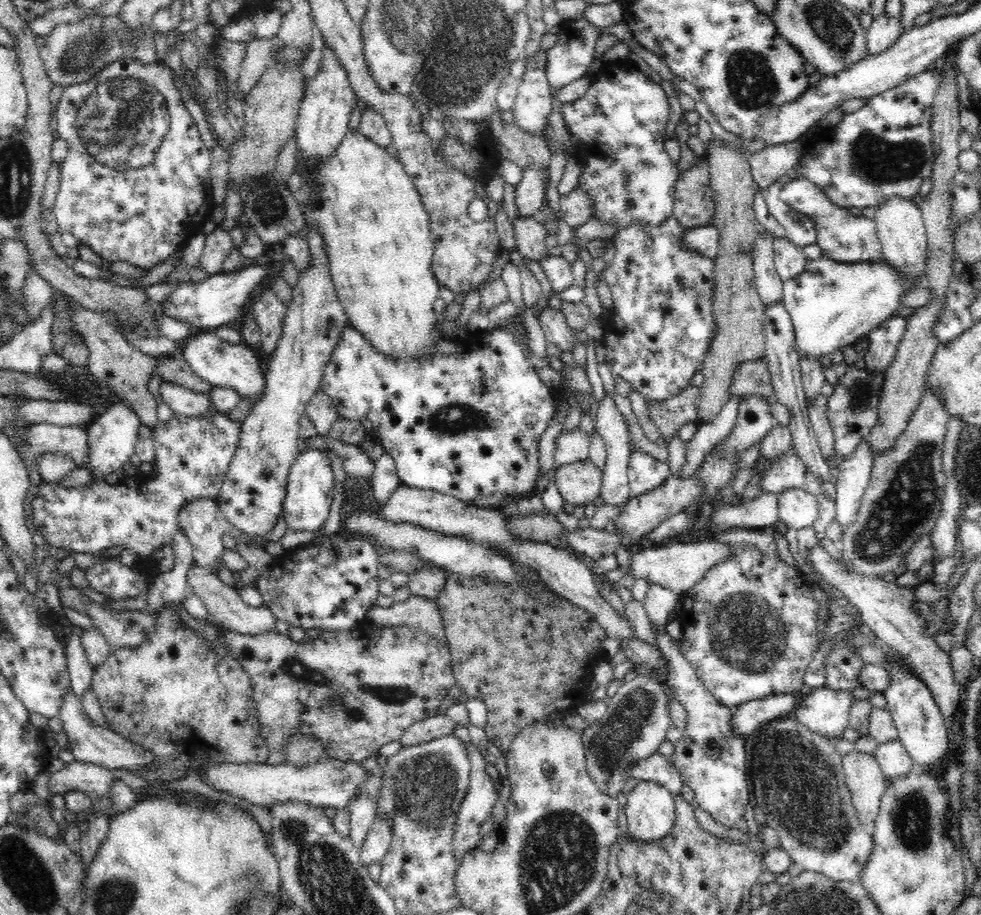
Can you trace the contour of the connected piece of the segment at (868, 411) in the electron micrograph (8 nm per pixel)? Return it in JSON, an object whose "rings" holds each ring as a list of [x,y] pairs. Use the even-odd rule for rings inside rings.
{"rings":[[[863,365],[850,366],[846,372],[838,378],[836,384],[832,384],[833,394],[827,398],[826,416],[833,428],[835,458],[827,462],[830,469],[833,484],[837,483],[840,466],[848,456],[852,456],[852,450],[864,438],[876,424],[879,415],[882,385],[884,384],[884,372],[870,372]]]}

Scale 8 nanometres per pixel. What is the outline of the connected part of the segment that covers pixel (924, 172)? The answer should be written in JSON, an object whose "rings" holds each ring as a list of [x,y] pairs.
{"rings":[[[937,66],[928,68],[924,72],[907,78],[898,86],[869,96],[862,108],[852,112],[852,114],[845,114],[840,123],[832,126],[832,128],[825,130],[814,125],[800,136],[798,140],[805,149],[796,166],[762,192],[769,210],[769,216],[776,218],[779,224],[785,228],[787,238],[792,244],[798,248],[803,248],[816,242],[814,221],[792,209],[790,205],[779,198],[783,186],[792,180],[808,179],[819,186],[836,206],[844,209],[876,209],[876,206],[880,206],[880,202],[886,202],[892,196],[912,199],[918,194],[924,179],[928,179],[932,174],[935,161],[930,122],[932,122],[932,108],[934,108],[935,94],[939,88],[940,79],[941,73]]]}

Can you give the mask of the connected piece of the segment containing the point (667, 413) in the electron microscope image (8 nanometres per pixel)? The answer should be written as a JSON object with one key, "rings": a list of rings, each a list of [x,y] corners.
{"rings":[[[690,385],[664,402],[648,402],[648,415],[667,445],[684,424],[696,420],[698,394],[700,388]]]}

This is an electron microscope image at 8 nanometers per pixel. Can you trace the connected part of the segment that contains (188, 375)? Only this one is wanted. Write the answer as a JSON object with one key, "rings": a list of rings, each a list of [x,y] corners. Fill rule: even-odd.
{"rings":[[[178,355],[164,357],[160,360],[156,372],[166,382],[172,384],[179,384],[184,388],[193,390],[194,392],[209,394],[212,388],[209,382],[200,378],[193,370],[192,367]]]}

